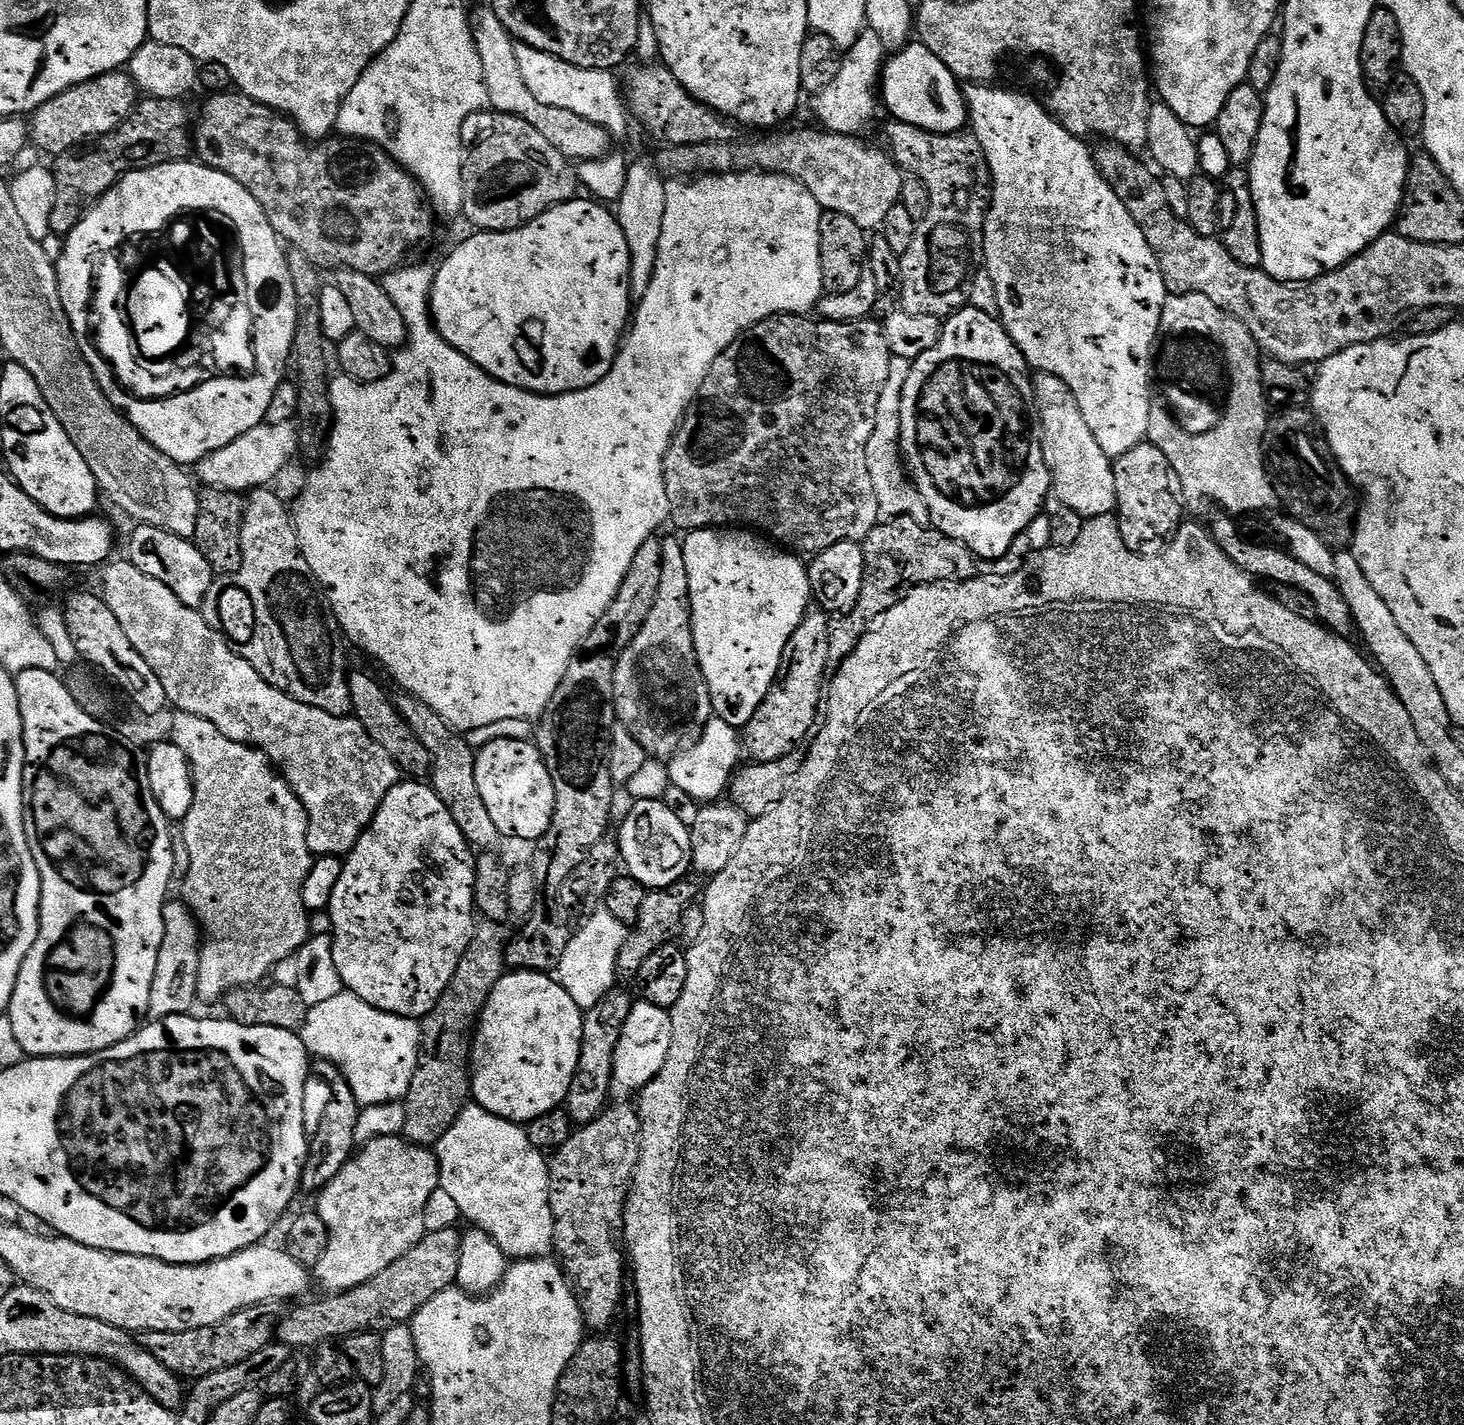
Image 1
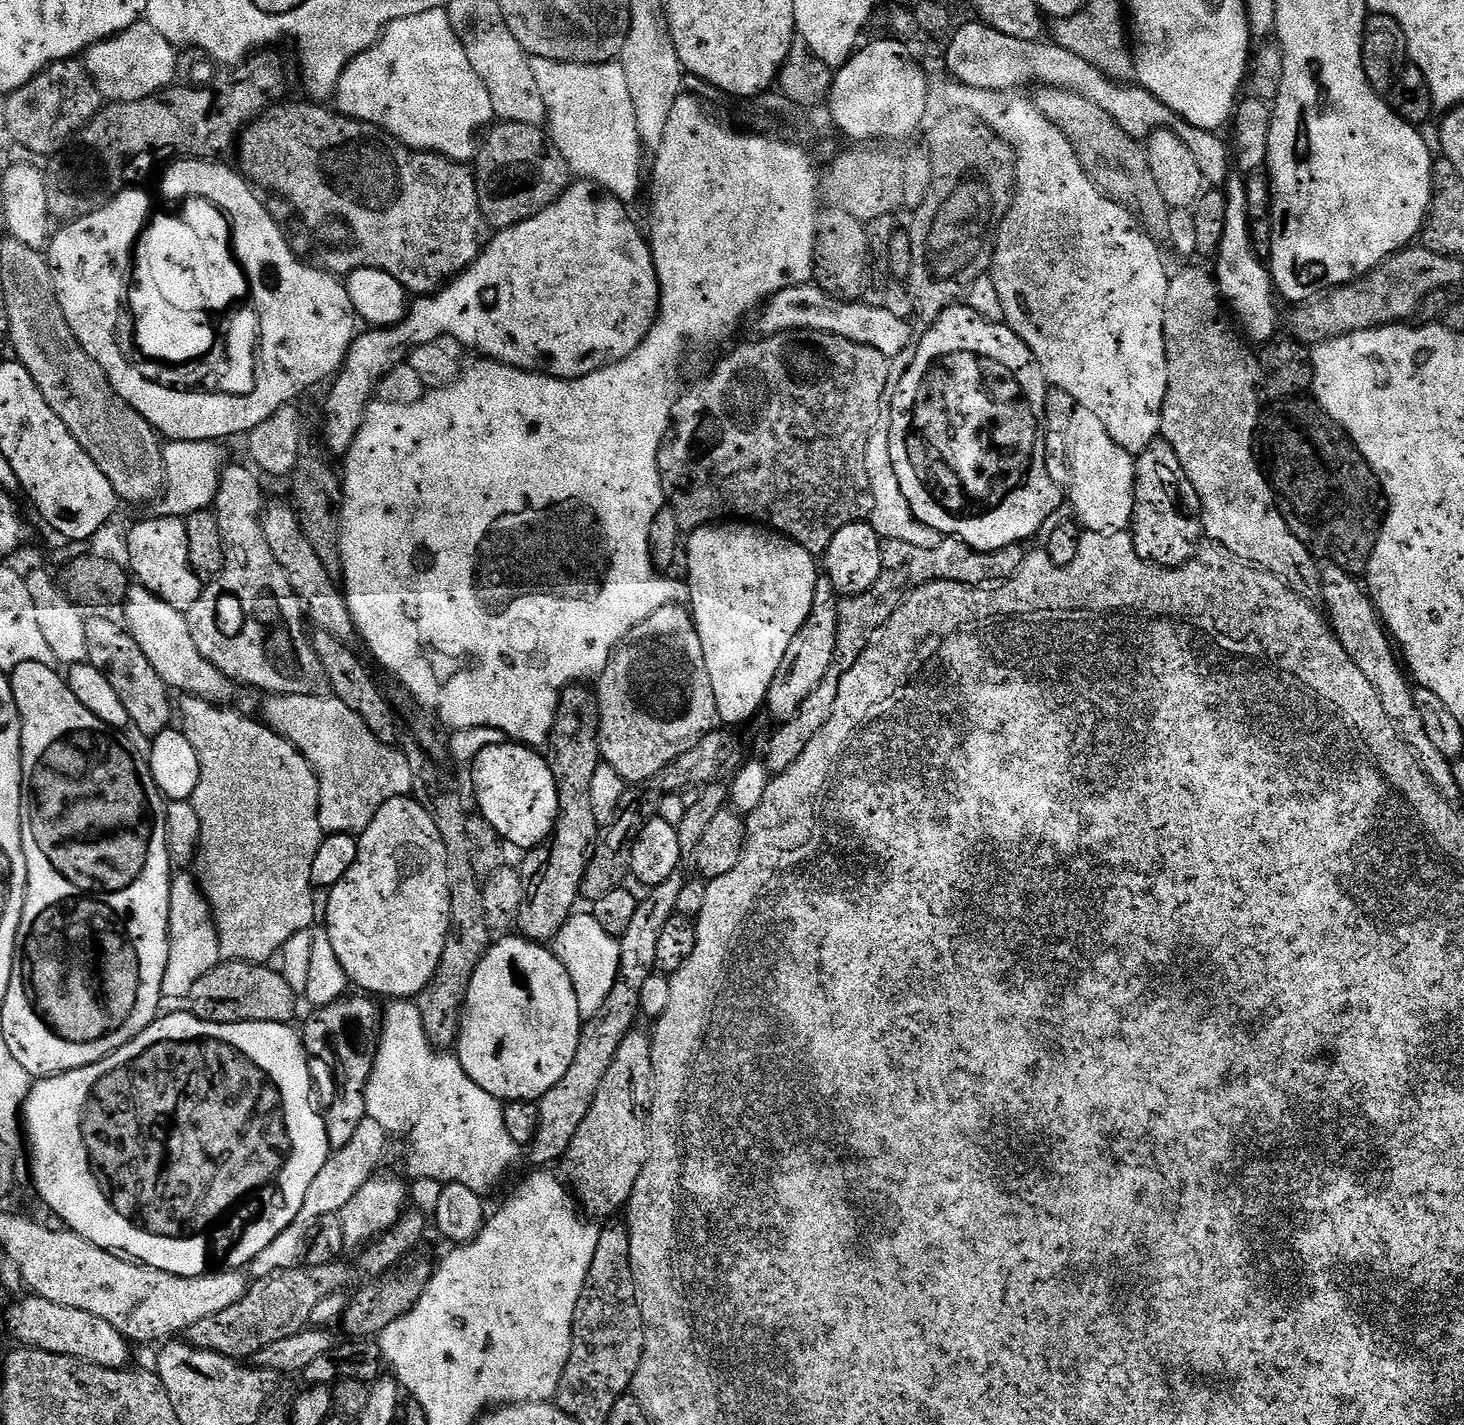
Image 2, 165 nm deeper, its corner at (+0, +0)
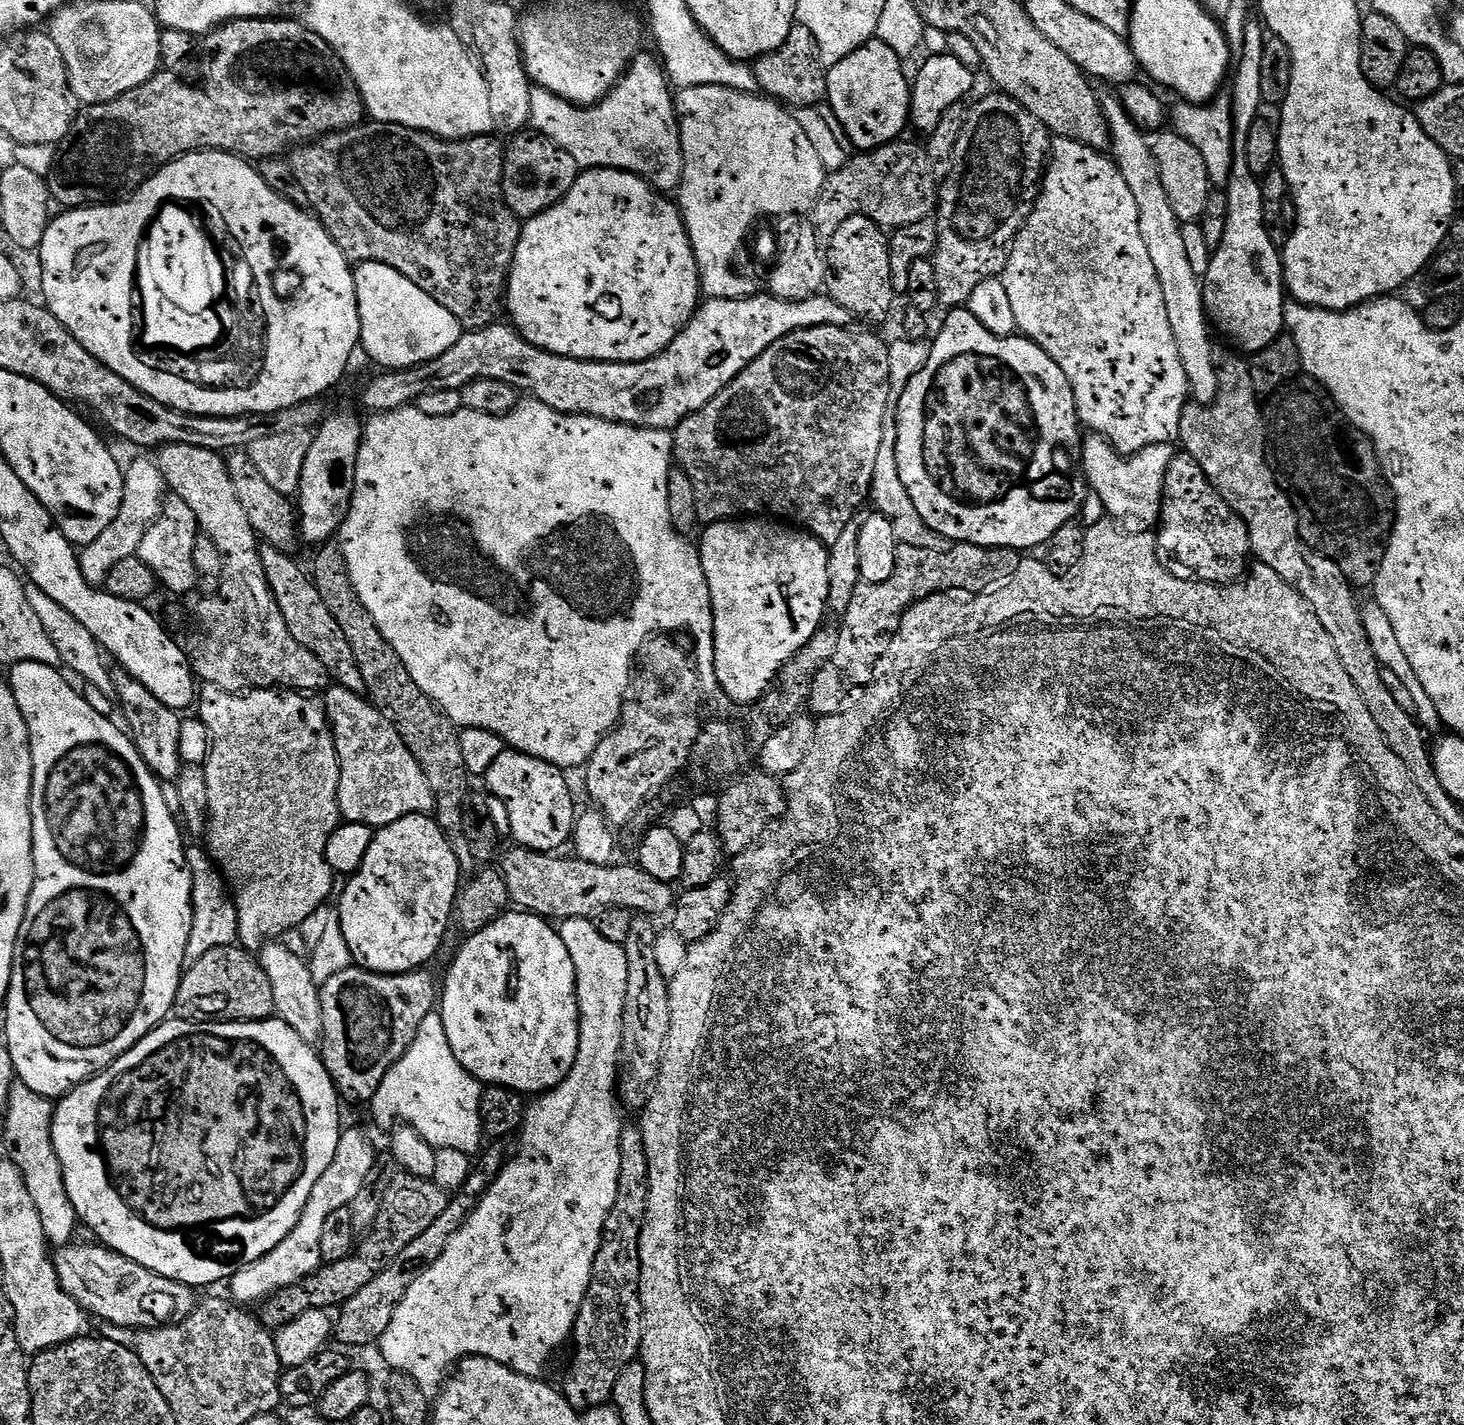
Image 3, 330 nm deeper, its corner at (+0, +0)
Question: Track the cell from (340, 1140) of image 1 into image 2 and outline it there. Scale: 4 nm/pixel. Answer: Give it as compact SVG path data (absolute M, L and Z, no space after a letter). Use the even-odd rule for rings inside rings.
M368 994L345 995L343 998L327 1004L324 1008L317 1008L311 1014L312 1017L302 1027L302 1039L305 1045L329 1044L332 1047L332 1072L336 1075L336 1097L332 1100L332 1109L323 1113L326 1134L328 1135L329 1149L335 1150L350 1143L358 1126L368 1119L366 1110L366 1086L372 1073L372 1067L376 1061L376 1049L380 1046L380 1030L382 1027L382 1008L371 995Z

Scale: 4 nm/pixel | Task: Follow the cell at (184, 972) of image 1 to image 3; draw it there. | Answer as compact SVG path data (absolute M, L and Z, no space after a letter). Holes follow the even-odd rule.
M189 847L186 851L186 862L192 875L192 925L190 942L186 942L184 962L185 965L190 965L198 962L198 958L210 954L210 950L218 950L218 946L236 944L240 935L236 901L232 899L228 882L209 856L207 847Z

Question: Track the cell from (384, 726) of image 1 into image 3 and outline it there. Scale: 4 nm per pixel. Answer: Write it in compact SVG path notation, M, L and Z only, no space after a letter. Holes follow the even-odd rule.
M261 547L260 557L266 574L266 582L278 602L278 610L282 610L282 618L286 618L288 635L292 637L294 642L306 646L306 650L310 650L310 654L314 654L318 658L318 662L322 662L322 666L326 666L329 677L339 687L351 692L363 693L365 686L362 682L362 670L358 670L358 661L355 660L354 653L350 650L350 642L346 642L346 634L342 634L342 626L338 626L338 621L334 619L334 614L330 614L326 602L322 602L322 594L318 594L318 586L313 582L311 575L305 569L304 572L300 569L300 564L295 560L297 558L295 555L277 548Z

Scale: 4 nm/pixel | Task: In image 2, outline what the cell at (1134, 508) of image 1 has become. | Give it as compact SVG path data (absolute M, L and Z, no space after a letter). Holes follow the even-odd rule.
M1157 438L1146 451L1135 457L1136 461L1136 505L1130 525L1130 535L1136 553L1150 564L1158 564L1162 568L1178 568L1196 555L1204 536L1204 522L1200 511L1200 499L1186 478L1186 470L1182 470L1182 462L1178 462L1178 454L1174 454L1174 446L1162 438Z

